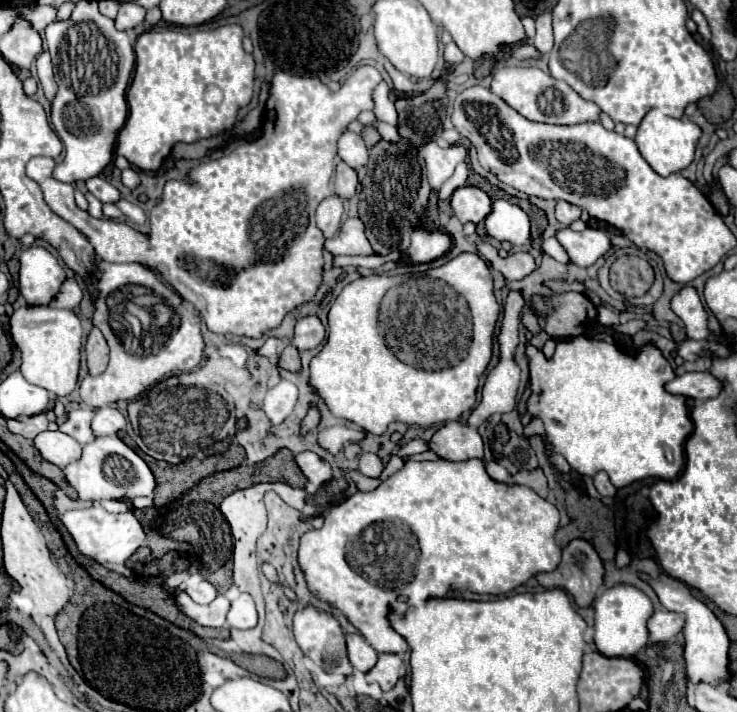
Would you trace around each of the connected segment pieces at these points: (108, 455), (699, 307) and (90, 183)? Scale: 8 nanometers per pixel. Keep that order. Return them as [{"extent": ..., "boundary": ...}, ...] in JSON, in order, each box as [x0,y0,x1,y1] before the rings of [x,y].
[{"extent":[63,436,155,500],"boundary":[[[101,436],[83,446],[83,456],[63,470],[67,482],[77,490],[81,500],[107,500],[107,498],[153,498],[155,478],[149,466],[117,436]]]},{"extent":[671,286,711,340],"boundary":[[[685,286],[671,302],[673,312],[685,322],[687,326],[687,338],[693,340],[705,340],[711,336],[707,328],[707,312],[699,300],[699,294],[695,288]]]},{"extent":[87,176,121,204],"boundary":[[[99,176],[87,180],[87,188],[89,188],[89,192],[91,192],[95,198],[99,198],[103,204],[107,204],[107,202],[115,204],[115,202],[121,200],[121,192],[119,192],[113,184],[109,184],[107,180],[103,180],[103,178],[99,178]]]}]

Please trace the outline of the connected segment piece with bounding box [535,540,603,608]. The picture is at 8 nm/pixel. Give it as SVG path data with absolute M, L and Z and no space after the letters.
M571 540L563 548L563 560L557 572L537 574L543 588L567 590L579 608L591 606L603 586L603 564L595 548L585 540Z

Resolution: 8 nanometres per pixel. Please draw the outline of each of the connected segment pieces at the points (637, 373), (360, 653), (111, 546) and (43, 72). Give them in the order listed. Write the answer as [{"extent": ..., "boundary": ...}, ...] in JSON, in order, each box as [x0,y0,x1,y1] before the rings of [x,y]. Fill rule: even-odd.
[{"extent":[525,336,693,488],"boundary":[[[577,336],[567,342],[559,342],[551,360],[545,360],[543,352],[531,344],[527,344],[525,352],[529,358],[531,384],[527,410],[531,416],[543,420],[547,438],[553,442],[555,452],[563,454],[575,472],[583,476],[595,476],[603,470],[609,474],[613,486],[617,488],[651,476],[657,476],[661,480],[677,478],[685,464],[683,444],[691,434],[693,424],[685,406],[685,398],[673,396],[663,388],[665,382],[675,378],[675,372],[653,344],[645,346],[637,356],[627,356],[613,344]],[[669,450],[673,462],[667,460]]]},{"extent":[347,634,377,672],"boundary":[[[347,634],[347,652],[355,670],[369,672],[377,664],[377,652],[359,634]]]},{"extent":[59,506,146,564],"boundary":[[[91,506],[83,510],[67,510],[59,516],[69,534],[73,536],[81,554],[95,562],[119,562],[123,564],[129,556],[146,544],[146,533],[143,532],[141,522],[133,516],[133,512],[119,512],[111,514],[101,506]]]},{"extent":[37,52,57,100],"boundary":[[[41,52],[41,56],[37,58],[37,72],[39,72],[41,86],[45,90],[45,96],[49,100],[53,100],[53,96],[57,92],[57,84],[55,84],[55,78],[53,78],[53,66],[51,66],[49,52]]]}]

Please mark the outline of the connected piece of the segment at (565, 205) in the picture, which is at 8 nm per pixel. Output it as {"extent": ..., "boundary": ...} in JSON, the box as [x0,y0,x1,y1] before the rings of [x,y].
{"extent":[555,202,581,226],"boundary":[[[557,202],[557,210],[555,210],[555,216],[557,220],[563,224],[563,226],[569,226],[573,220],[577,220],[581,216],[581,208],[575,206],[575,204],[569,204],[569,202]]]}

